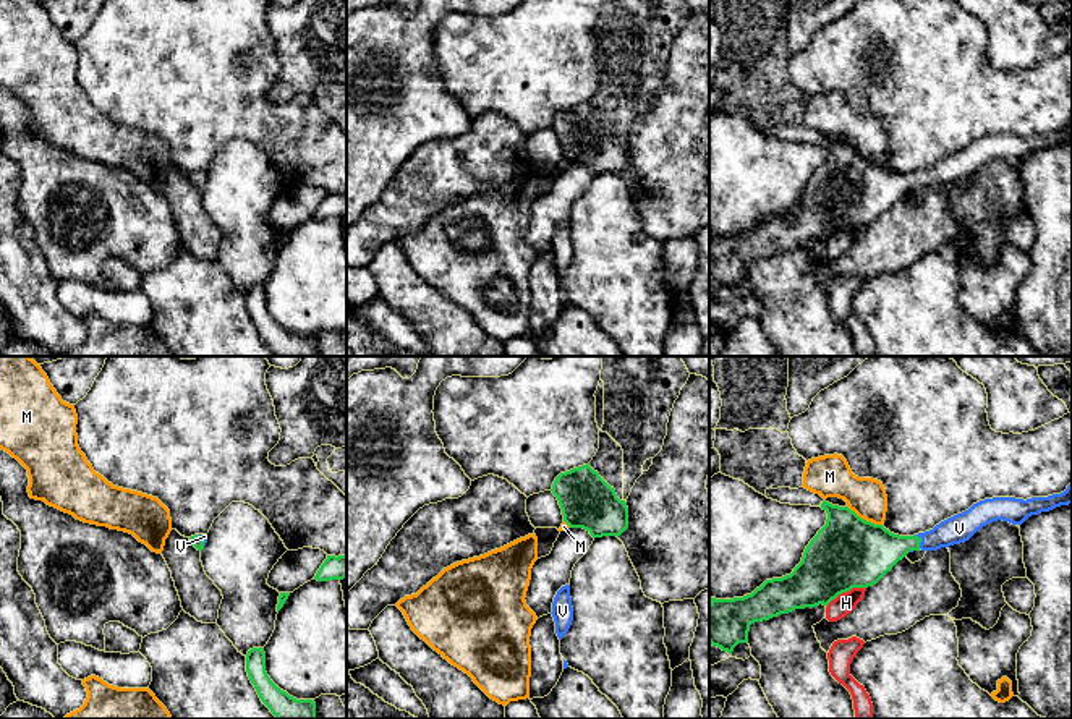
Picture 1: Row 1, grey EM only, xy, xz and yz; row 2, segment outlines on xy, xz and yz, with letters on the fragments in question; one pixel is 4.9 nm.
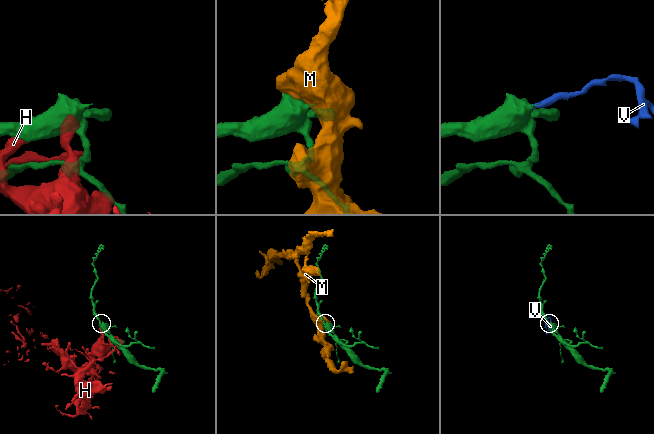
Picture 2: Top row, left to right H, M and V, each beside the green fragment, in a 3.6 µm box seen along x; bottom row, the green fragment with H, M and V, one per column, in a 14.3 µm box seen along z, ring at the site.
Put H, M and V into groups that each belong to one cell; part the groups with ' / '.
H / M / V

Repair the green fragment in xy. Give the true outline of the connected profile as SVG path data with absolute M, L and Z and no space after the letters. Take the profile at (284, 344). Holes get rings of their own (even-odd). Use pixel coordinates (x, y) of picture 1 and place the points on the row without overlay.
M264 285L248 288L246 309L261 338L277 356L316 356L316 340L313 337L296 337L270 317L266 309Z

